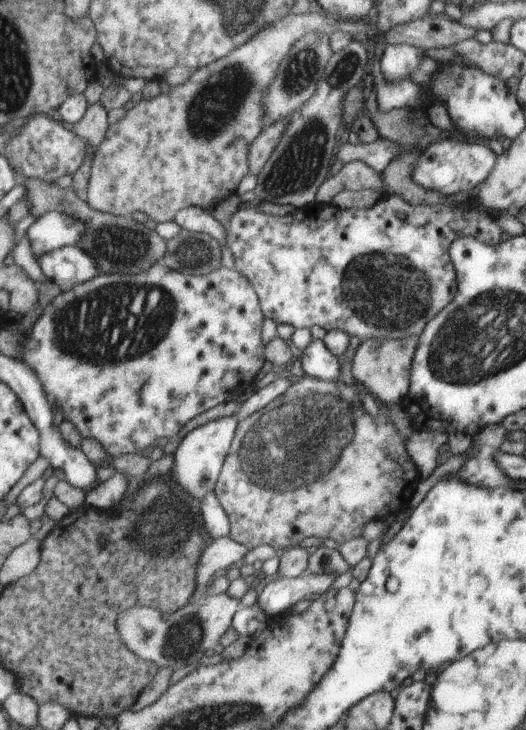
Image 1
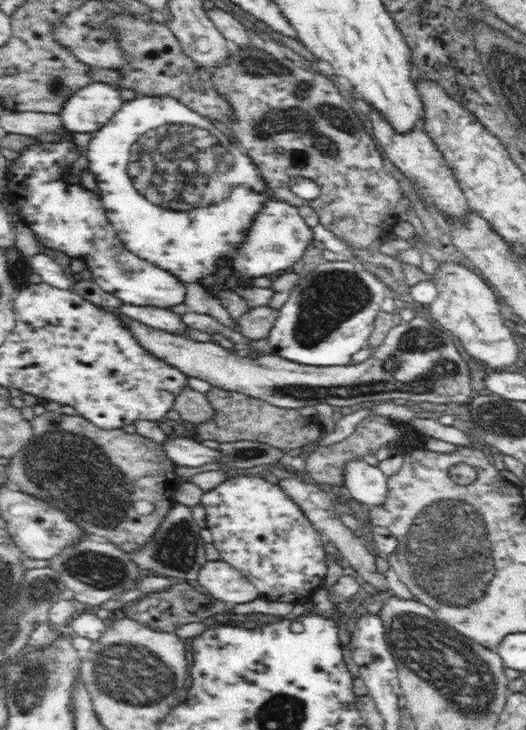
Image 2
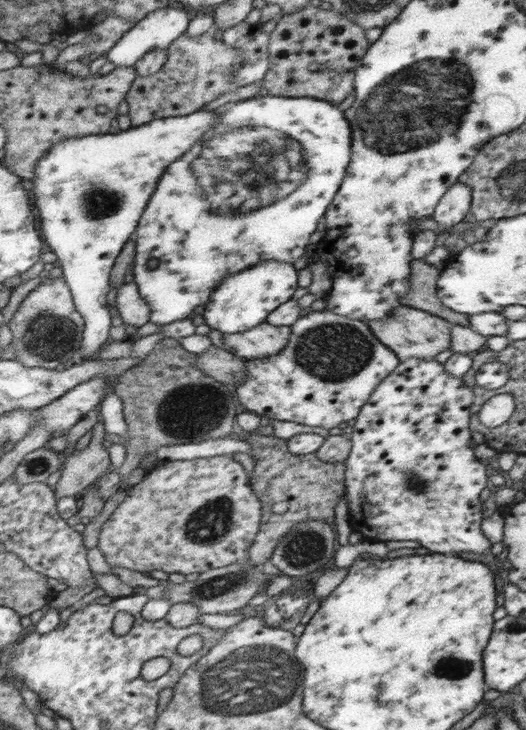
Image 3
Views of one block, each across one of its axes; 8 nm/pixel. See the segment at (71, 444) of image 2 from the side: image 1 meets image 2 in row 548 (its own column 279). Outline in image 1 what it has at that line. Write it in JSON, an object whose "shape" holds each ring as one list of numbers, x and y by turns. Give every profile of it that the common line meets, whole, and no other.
{"shape":[[289,116,285,120,281,120,281,122,277,122,275,126,265,128,263,134,259,134,257,140,251,144,251,148,249,148,249,166,251,166,253,176,257,176,265,168,267,160,271,158,273,150,277,148,279,140,281,140,281,136,283,136,283,132,287,128,285,122,289,122]]}

